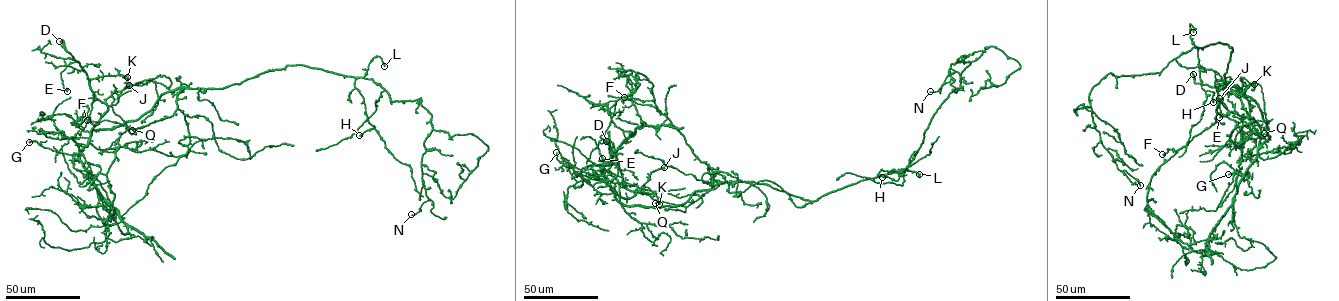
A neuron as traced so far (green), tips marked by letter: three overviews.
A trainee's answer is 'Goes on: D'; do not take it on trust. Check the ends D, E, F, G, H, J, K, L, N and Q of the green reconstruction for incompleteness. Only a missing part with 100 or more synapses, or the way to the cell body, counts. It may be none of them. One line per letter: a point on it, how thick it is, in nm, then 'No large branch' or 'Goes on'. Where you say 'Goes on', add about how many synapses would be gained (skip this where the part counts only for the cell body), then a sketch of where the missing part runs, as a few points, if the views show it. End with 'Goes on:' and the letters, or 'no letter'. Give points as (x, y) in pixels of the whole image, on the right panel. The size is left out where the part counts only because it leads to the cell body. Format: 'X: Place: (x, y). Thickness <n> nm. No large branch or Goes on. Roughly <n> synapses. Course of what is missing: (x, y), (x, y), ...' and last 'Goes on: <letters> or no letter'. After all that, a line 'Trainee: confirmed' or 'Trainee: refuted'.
D: Place: (1193, 74). Thickness 170 nm. Goes on
E: Place: (1219, 117). Thickness 110 nm. No large branch
F: Place: (1162, 154). Thickness 220 nm. No large branch
G: Place: (1228, 174). Thickness 150 nm. No large branch
H: Place: (1213, 102). Thickness 160 nm. No large branch
J: Place: (1219, 98). Thickness 200 nm. No large branch
K: Place: (1254, 84). Thickness 200 nm. No large branch
L: Place: (1193, 32). Thickness 140 nm. No large branch
N: Place: (1140, 185). Thickness 140 nm. No large branch
Q: Place: (1264, 133). Thickness 140 nm. No large branch
Goes on: D
Trainee: confirmed

